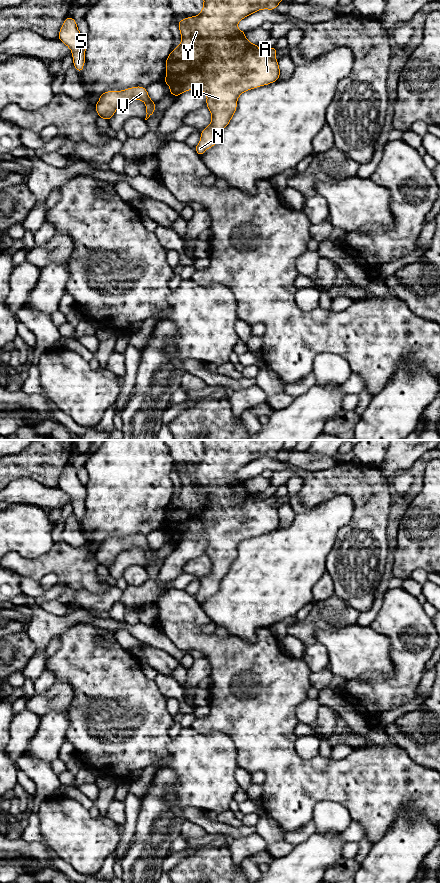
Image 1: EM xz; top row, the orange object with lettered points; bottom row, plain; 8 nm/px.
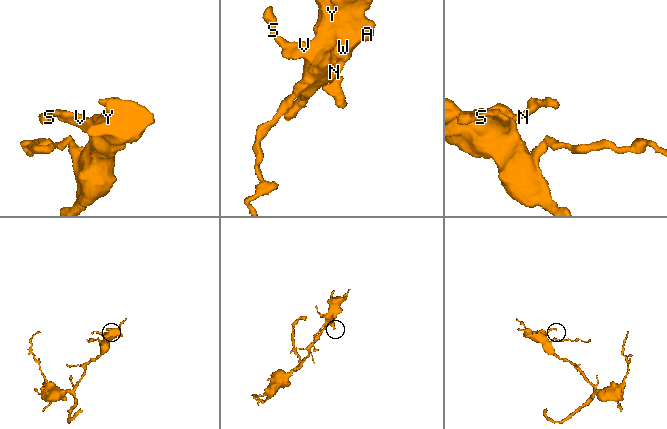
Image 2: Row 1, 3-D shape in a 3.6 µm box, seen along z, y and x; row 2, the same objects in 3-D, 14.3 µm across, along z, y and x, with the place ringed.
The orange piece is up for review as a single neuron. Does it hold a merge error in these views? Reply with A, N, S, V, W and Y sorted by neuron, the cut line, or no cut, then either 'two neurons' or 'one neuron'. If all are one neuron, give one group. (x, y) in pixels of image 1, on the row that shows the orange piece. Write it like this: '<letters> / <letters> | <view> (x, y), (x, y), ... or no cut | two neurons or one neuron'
A N S V W Y | no cut | one neuron

